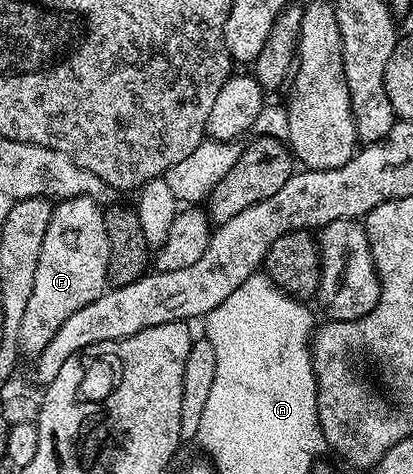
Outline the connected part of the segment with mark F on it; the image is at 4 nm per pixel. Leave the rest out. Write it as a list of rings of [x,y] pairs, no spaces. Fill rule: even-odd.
[[[67,198],[58,201],[54,205],[51,224],[47,224],[47,236],[43,236],[43,249],[39,252],[39,268],[35,268],[35,288],[31,288],[31,300],[27,300],[27,313],[23,316],[23,328],[21,329],[19,346],[24,353],[26,350],[30,356],[41,354],[43,348],[47,348],[47,344],[51,344],[51,338],[59,332],[59,328],[63,328],[63,324],[67,324],[67,320],[71,320],[71,316],[75,316],[75,312],[79,312],[79,308],[87,308],[87,304],[91,304],[91,300],[95,300],[100,294],[105,293],[109,277],[109,240],[104,220],[105,210],[91,198]]]

